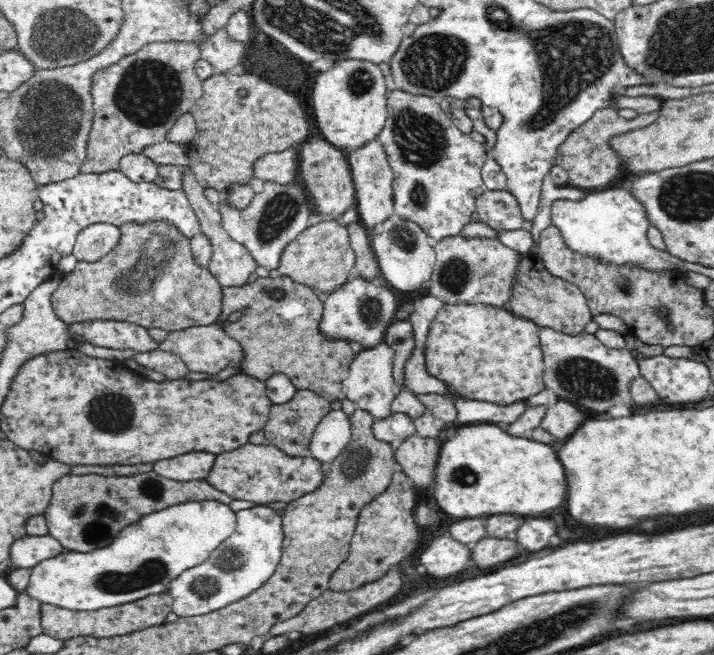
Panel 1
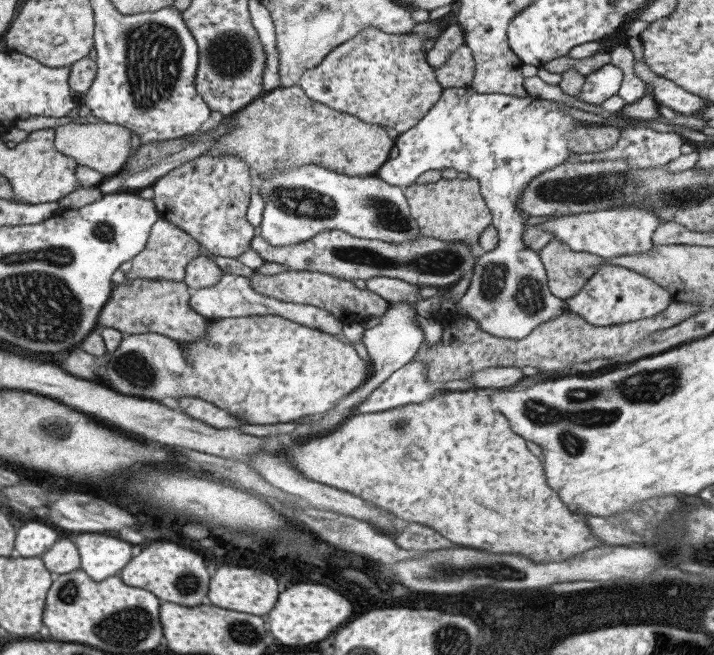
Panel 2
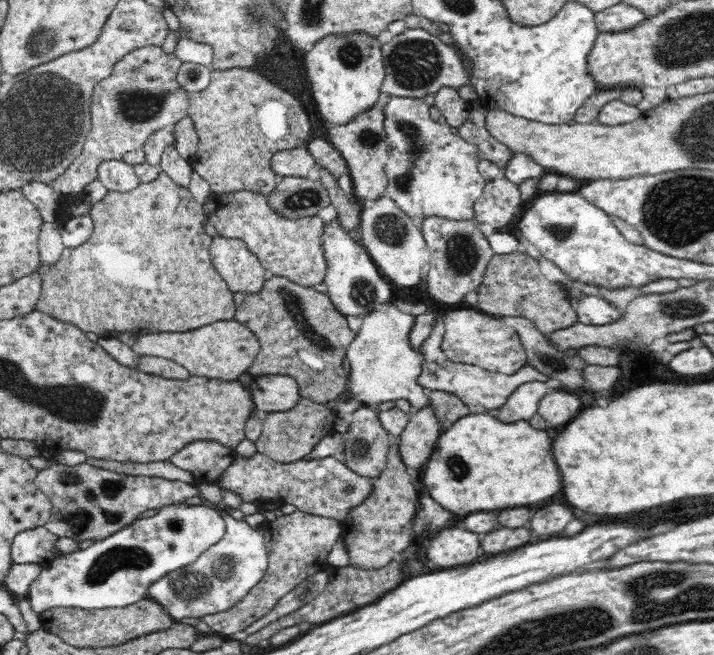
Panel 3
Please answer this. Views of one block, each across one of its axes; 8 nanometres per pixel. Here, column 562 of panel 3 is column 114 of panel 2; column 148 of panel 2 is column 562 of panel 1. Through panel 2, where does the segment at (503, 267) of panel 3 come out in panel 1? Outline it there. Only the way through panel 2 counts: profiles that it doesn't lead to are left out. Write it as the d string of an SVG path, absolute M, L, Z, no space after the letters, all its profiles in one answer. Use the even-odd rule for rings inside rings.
M530 252L524 254L517 268L517 277L513 286L510 309L512 312L532 321L539 328L551 328L564 334L577 335L593 320L587 299L575 284L558 278L548 272L543 260Z

